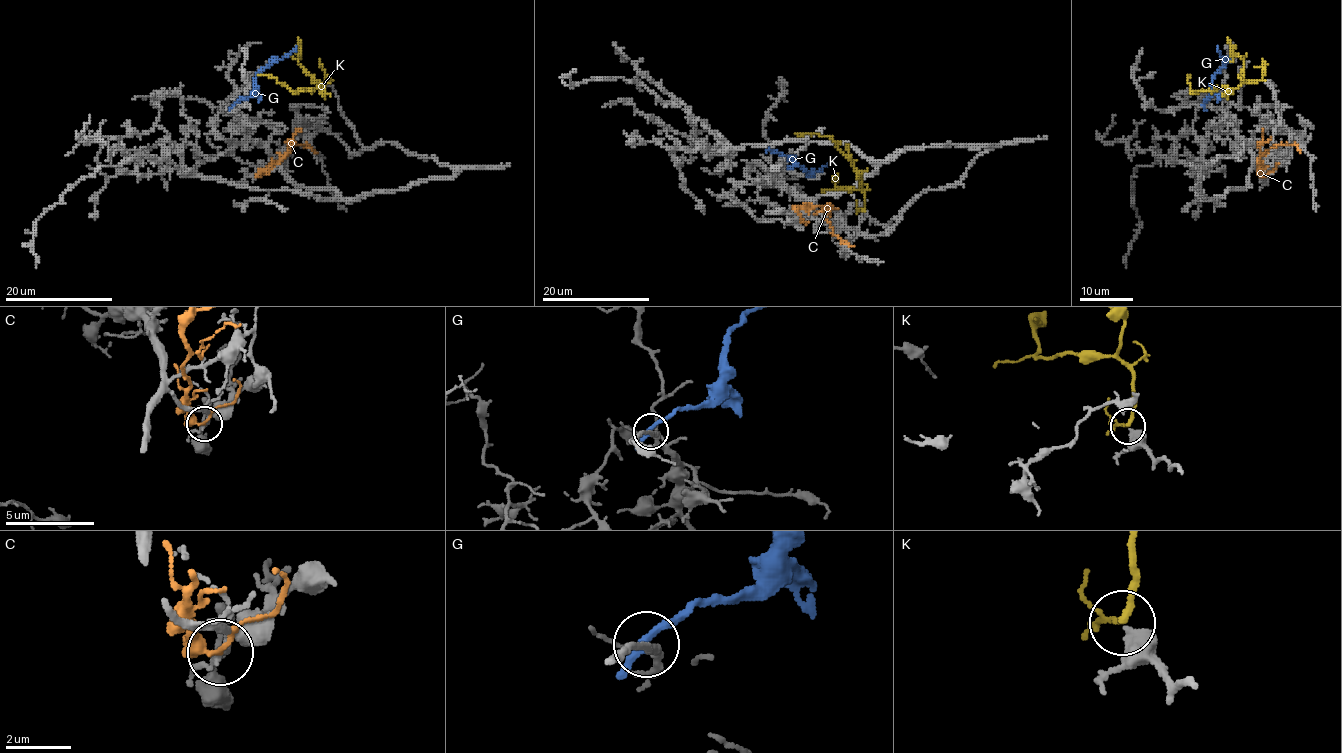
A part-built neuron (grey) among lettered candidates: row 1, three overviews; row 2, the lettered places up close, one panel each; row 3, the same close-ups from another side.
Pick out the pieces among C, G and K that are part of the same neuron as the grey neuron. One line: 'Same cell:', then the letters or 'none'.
Same cell: K

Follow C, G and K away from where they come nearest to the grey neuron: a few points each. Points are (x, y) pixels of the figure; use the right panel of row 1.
C: (1266, 176), (1260, 171), (1260, 157), (1267, 149), (1288, 144), (1295, 145), (1300, 153)
G: (1203, 105), (1211, 94), (1214, 76), (1226, 62), (1216, 46)
K: (1264, 81), (1247, 81), (1231, 88), (1192, 92), (1187, 74)

